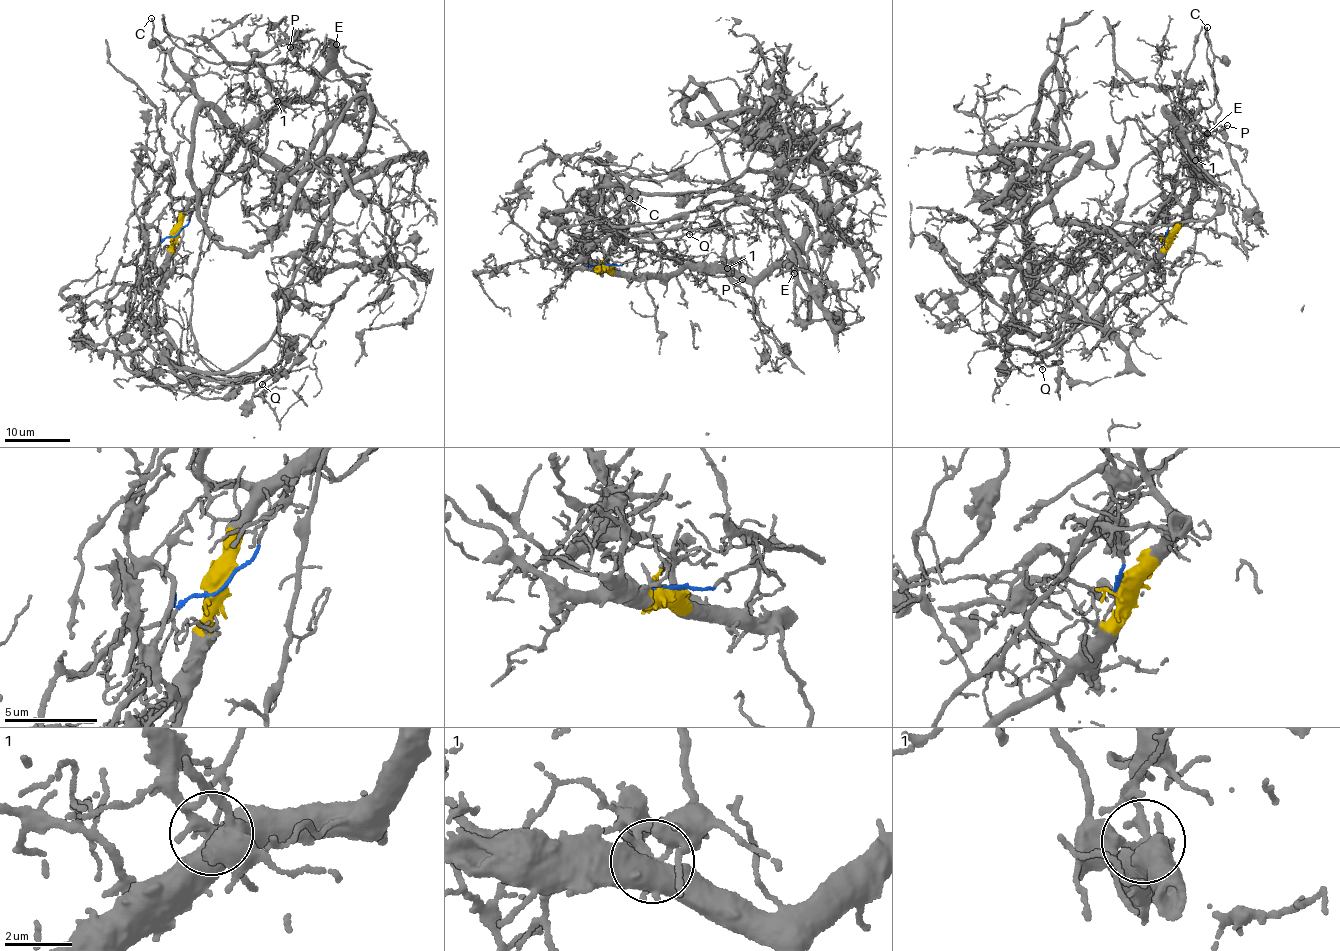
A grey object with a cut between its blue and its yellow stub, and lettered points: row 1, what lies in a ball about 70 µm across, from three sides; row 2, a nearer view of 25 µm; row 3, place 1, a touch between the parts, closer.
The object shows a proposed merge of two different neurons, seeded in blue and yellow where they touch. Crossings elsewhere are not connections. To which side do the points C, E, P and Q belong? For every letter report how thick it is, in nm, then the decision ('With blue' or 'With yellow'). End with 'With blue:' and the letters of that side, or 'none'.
C: Thickness 180 nm. With yellow
E: Thickness 90 nm. With yellow
P: Thickness 130 nm. With yellow
Q: Thickness 130 nm. With yellow
With blue: none

